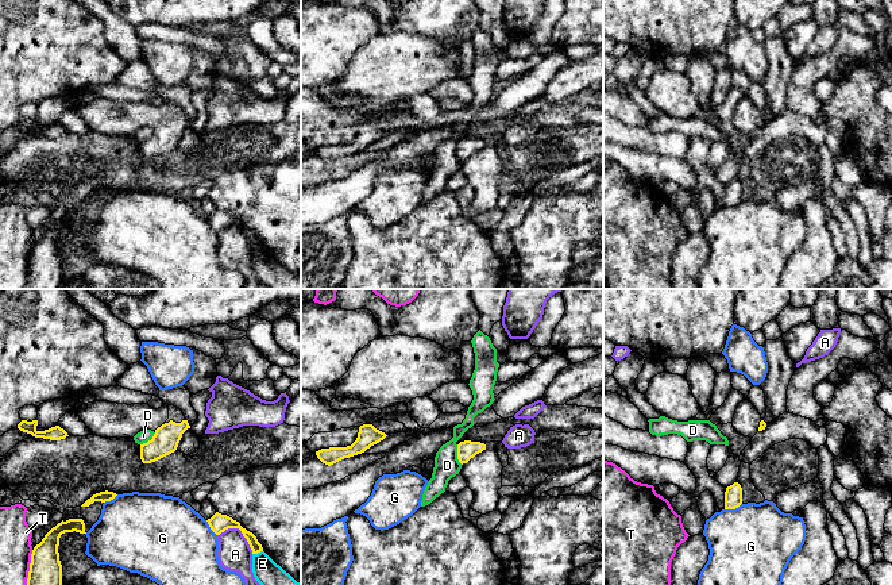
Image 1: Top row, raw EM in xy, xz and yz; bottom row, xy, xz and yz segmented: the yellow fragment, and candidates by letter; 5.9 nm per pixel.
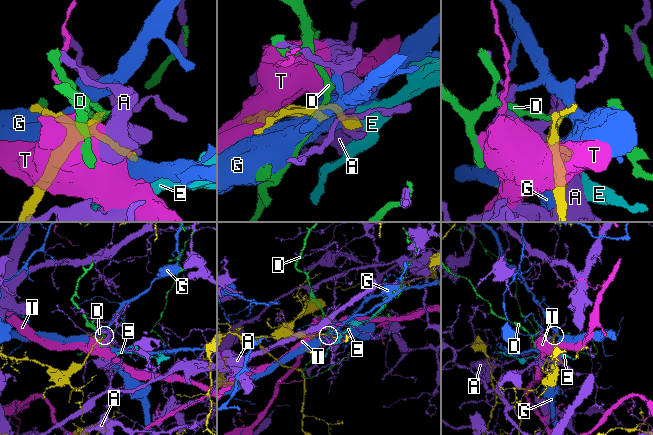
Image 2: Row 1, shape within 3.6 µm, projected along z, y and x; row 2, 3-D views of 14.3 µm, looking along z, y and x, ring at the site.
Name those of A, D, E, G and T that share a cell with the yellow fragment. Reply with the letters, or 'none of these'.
none of these

